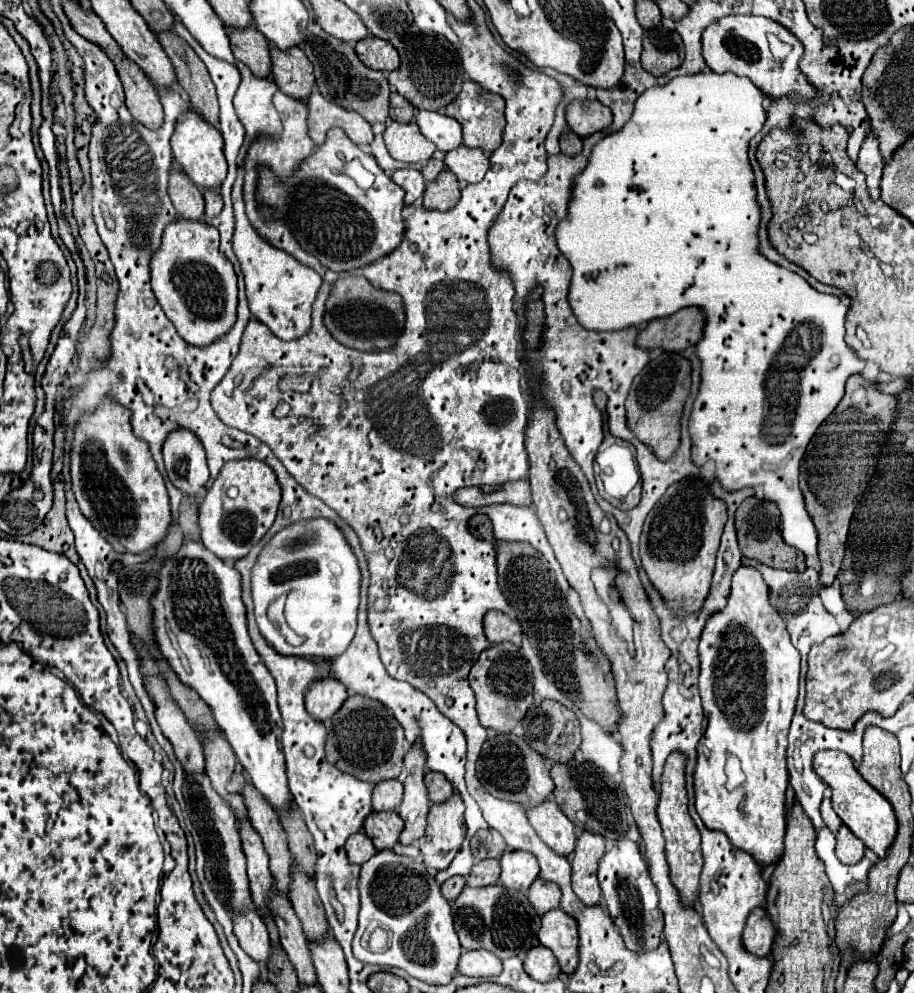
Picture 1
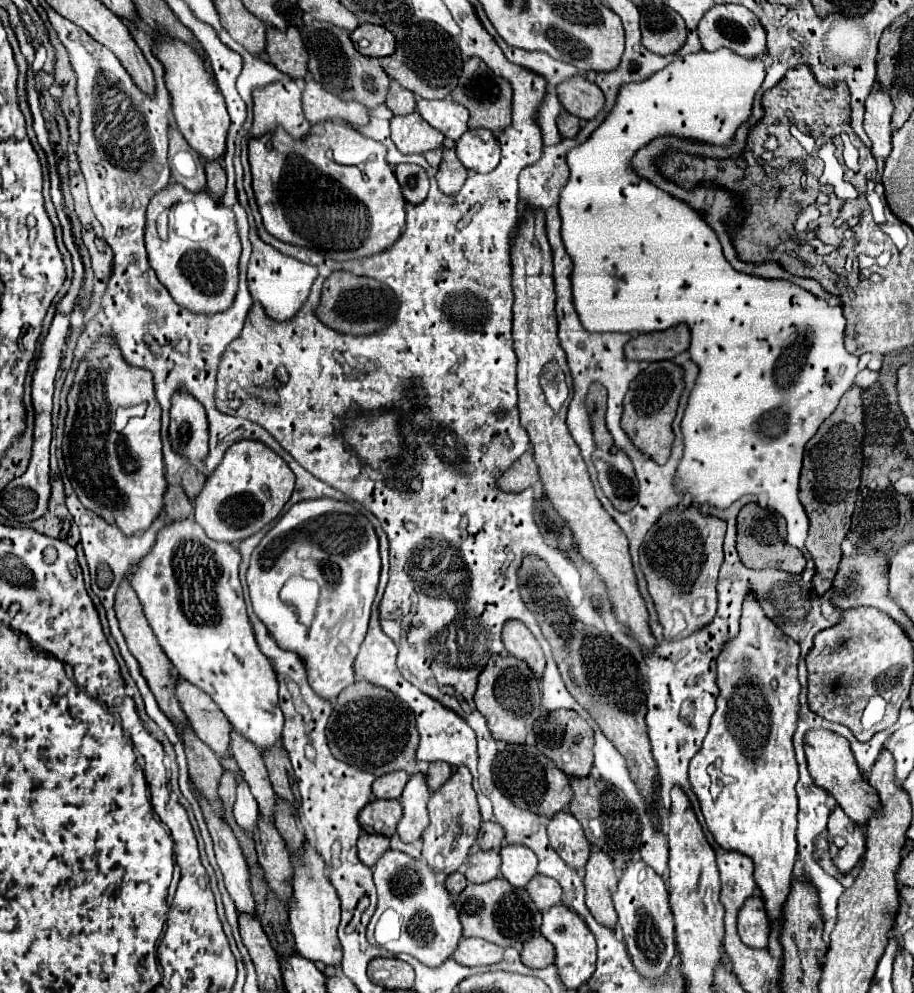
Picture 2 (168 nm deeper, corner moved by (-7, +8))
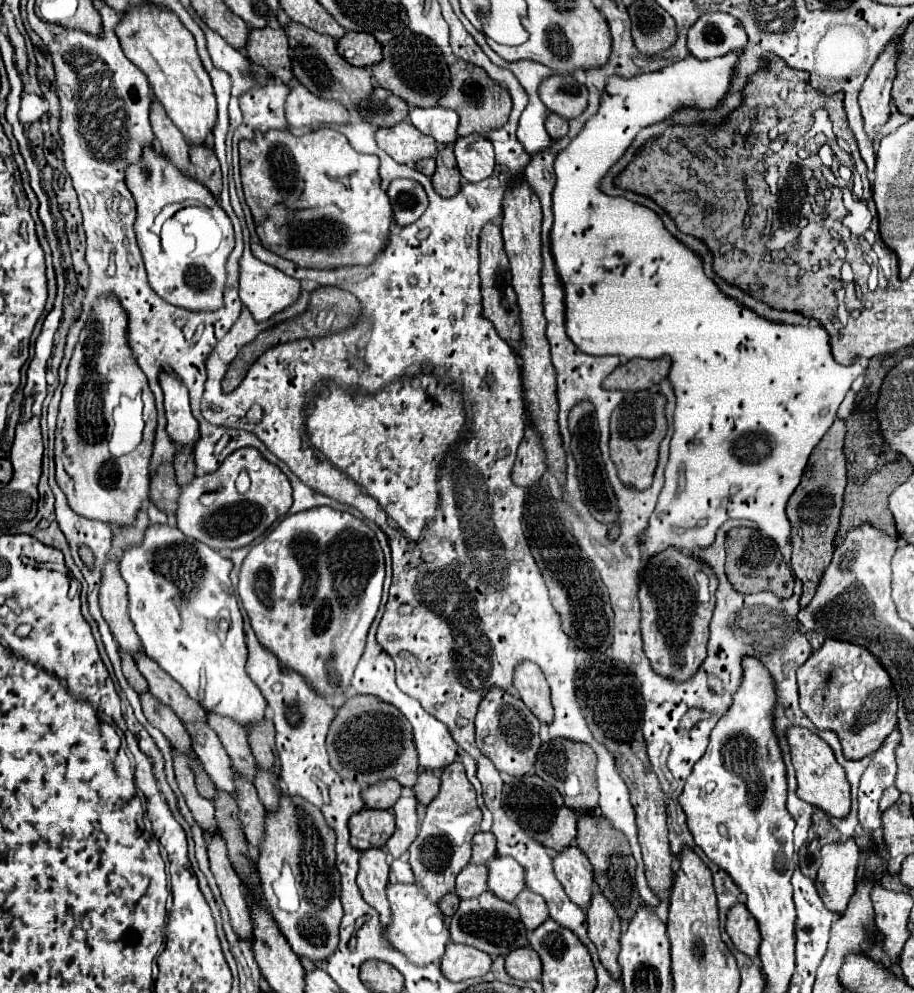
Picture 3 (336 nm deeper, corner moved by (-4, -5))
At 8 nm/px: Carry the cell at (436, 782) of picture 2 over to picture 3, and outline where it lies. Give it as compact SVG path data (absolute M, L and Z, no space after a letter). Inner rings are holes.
M423 770L417 778L417 784L413 786L413 794L419 802L419 806L427 806L439 792L439 776L431 770Z

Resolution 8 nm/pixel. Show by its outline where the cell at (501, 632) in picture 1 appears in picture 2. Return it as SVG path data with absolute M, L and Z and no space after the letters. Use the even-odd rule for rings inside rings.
M506 621L504 623L502 643L510 655L528 661L532 671L536 675L542 675L546 663L544 663L540 643L536 641L536 637L530 633L530 629L522 621Z

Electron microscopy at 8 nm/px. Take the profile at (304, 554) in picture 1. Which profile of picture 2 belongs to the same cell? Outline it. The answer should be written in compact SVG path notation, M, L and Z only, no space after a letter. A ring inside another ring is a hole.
M326 497L318 501L300 501L292 505L278 519L278 523L266 533L266 537L260 541L260 545L252 553L246 581L248 581L254 613L260 617L260 621L264 621L266 629L276 639L278 647L290 649L300 659L304 659L310 687L314 689L318 697L326 701L334 701L348 685L354 683L352 663L368 629L370 607L376 595L378 577L380 577L380 553L378 553L378 537L374 533L374 527L350 503L326 499ZM292 575L300 575L304 579L316 579L322 589L322 601L318 605L318 613L310 629L304 627L294 615L294 611L288 605L284 605L278 597L282 585Z

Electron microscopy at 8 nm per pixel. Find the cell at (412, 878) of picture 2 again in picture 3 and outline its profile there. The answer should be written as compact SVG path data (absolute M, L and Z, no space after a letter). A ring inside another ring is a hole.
M389 884L387 898L393 910L393 924L387 930L387 938L393 946L419 966L425 966L427 962L437 964L449 942L449 928L445 926L445 916L437 910L437 904L433 904L417 884Z

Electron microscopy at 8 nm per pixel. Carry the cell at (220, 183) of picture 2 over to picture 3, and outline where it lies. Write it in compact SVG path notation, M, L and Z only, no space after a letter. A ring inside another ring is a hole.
M191 144L189 160L193 164L193 174L217 196L221 194L221 168L215 152L207 144Z

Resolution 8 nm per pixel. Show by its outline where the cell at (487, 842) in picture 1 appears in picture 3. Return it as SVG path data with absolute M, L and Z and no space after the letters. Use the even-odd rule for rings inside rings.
M477 832L473 836L473 864L487 864L491 858L497 856L495 836L491 832Z

